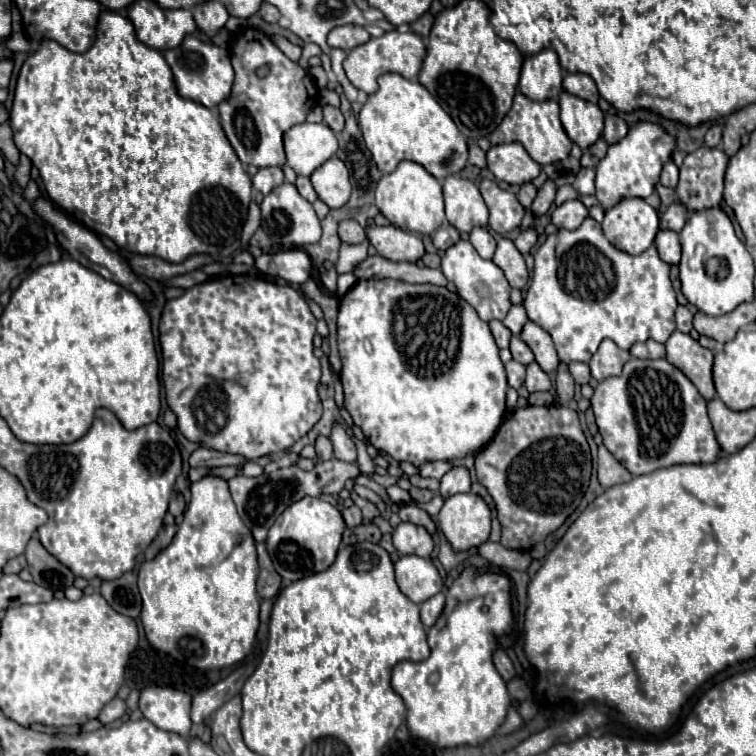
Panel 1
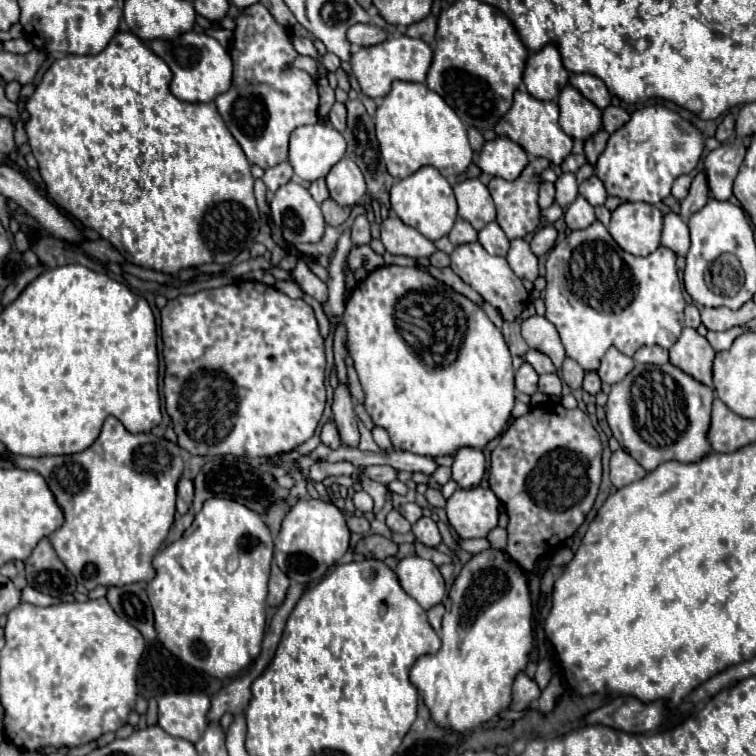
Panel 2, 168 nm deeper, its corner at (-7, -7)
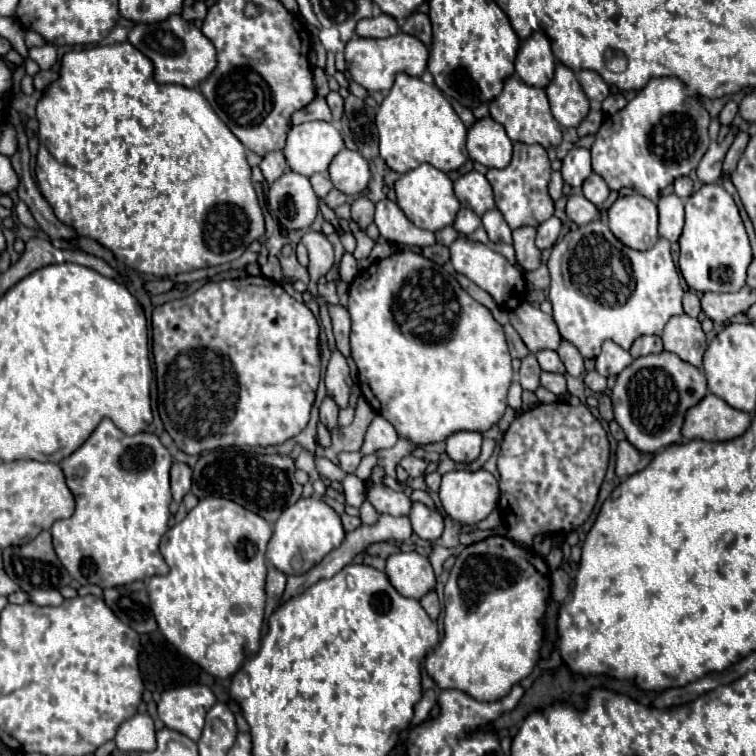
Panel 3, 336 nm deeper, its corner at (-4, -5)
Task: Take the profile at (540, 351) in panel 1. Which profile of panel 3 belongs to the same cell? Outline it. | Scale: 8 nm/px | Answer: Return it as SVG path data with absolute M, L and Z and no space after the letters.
M529 302L519 304L515 310L509 310L509 322L533 354L545 348L559 348L561 334L555 320L549 314L541 312L537 306Z

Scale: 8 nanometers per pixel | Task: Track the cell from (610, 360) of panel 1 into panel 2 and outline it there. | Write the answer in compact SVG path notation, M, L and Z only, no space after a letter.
M612 348L604 354L598 368L598 376L606 384L616 384L624 380L632 368L634 368L634 360L630 356L620 354L616 348Z

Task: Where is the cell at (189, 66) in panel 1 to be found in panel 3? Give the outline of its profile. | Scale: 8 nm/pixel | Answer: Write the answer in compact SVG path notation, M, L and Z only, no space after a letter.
M173 14L167 20L155 24L139 22L129 30L127 40L153 62L153 78L159 84L181 84L187 88L195 88L215 68L217 54L213 44L203 36L203 32L195 24L183 20L179 14Z

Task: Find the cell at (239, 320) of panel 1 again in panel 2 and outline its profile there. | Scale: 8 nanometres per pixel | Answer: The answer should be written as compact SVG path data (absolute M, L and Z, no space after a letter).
M242 280L236 284L200 290L196 294L180 294L178 298L170 300L162 308L162 342L164 342L164 362L166 362L166 376L164 376L164 402L166 410L174 422L174 430L178 434L178 444L188 450L190 454L200 456L218 456L218 454L234 454L234 456L252 456L252 458L266 458L276 456L282 452L290 452L312 438L324 406L326 406L326 386L324 386L324 338L318 332L318 322L314 318L314 310L304 300L292 300L286 294L278 292L272 286L254 280Z

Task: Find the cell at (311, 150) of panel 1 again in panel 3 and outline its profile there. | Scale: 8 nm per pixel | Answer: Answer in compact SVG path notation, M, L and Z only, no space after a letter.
M303 122L303 124L293 126L289 130L283 154L285 154L286 162L293 172L309 178L317 172L325 172L329 168L331 160L337 156L337 152L341 152L341 148L345 148L345 144L343 144L339 130L333 124L329 124L329 122Z

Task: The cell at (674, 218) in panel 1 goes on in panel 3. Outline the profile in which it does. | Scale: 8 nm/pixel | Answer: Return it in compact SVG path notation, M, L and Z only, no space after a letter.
M731 124L725 140L719 142L719 144L711 144L709 146L709 150L705 152L705 156L703 156L703 160L701 160L699 168L697 168L697 176L699 176L699 180L703 184L715 184L715 182L719 182L725 154L727 154L727 150L733 144L733 140L735 140L737 134L739 134L739 128Z

